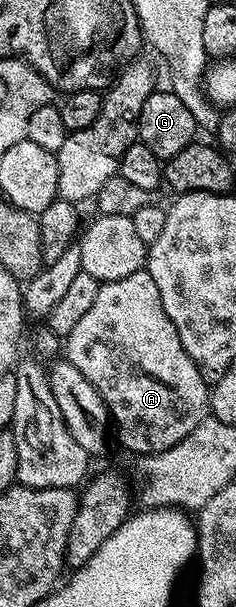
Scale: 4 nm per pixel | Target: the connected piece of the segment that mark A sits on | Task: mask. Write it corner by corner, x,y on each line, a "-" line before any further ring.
145,269
132,273
132,277
120,277
120,281
99,286
96,301
92,301
88,313
84,313
76,329
65,336
64,355
92,381
92,389
100,393
110,413
116,439
118,435
119,441
137,457
159,455
164,449
172,449
172,445
184,441
184,437
210,415
208,380
196,369
192,357
188,357
176,325
172,325
168,313
164,313
160,289
156,289
156,281
152,281

